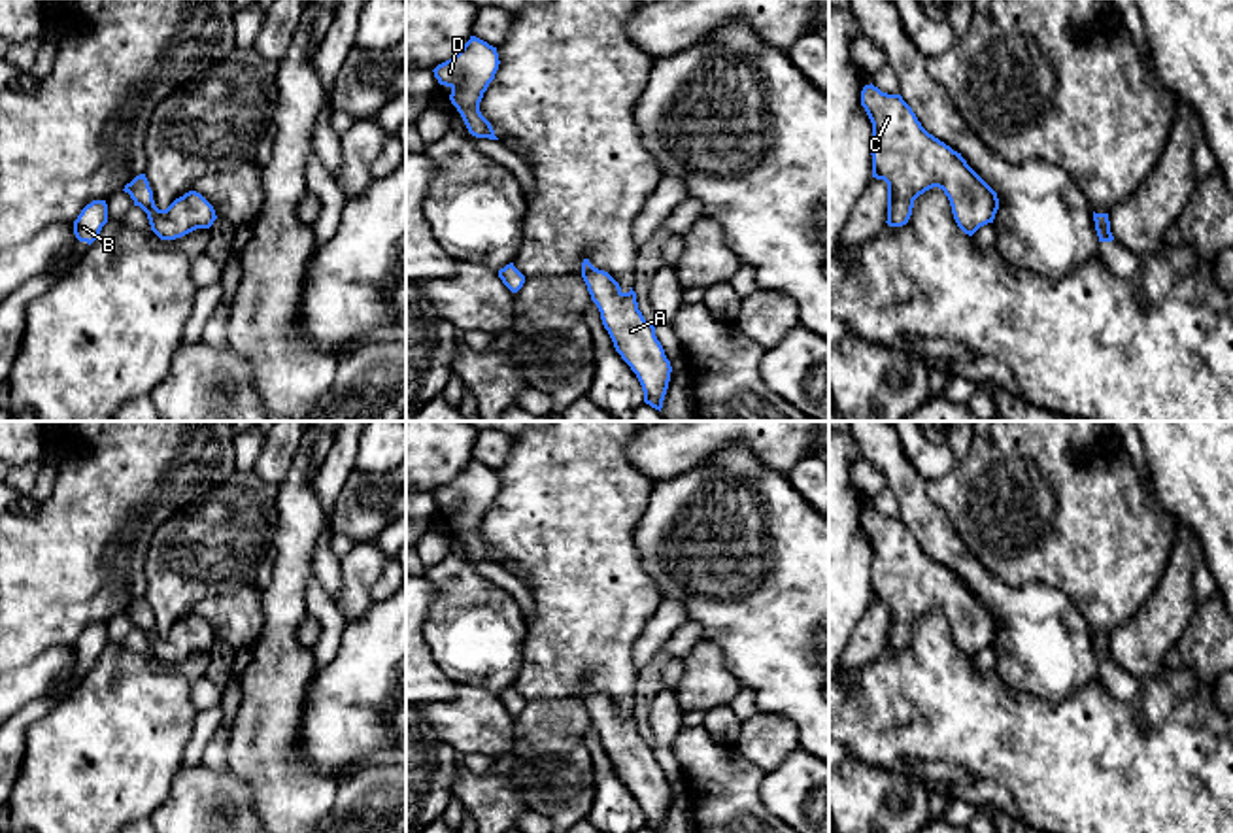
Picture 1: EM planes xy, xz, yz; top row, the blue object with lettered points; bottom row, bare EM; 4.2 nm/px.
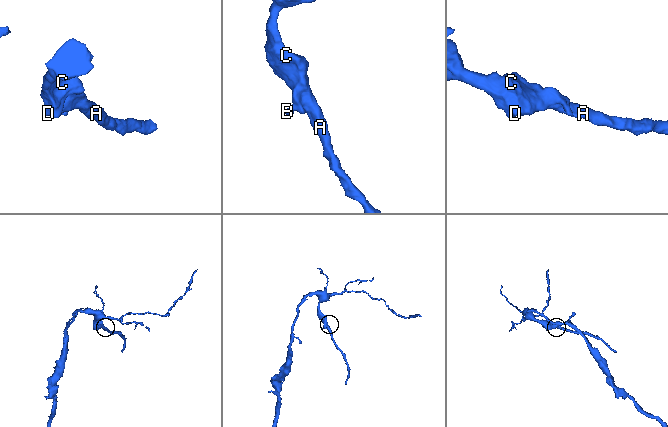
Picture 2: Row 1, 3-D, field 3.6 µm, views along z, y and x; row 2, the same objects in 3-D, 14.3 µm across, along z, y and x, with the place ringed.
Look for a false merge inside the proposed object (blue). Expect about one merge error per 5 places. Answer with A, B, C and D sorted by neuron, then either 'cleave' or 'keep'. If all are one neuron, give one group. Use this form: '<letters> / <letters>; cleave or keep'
A B C D; keep

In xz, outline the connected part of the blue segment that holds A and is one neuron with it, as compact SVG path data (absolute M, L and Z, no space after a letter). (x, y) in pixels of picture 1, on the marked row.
M589 259L582 263L582 278L616 351L636 374L644 402L661 412L672 366L655 336L655 327L638 310L636 293L633 287L623 293L619 283L608 272L595 268Z

